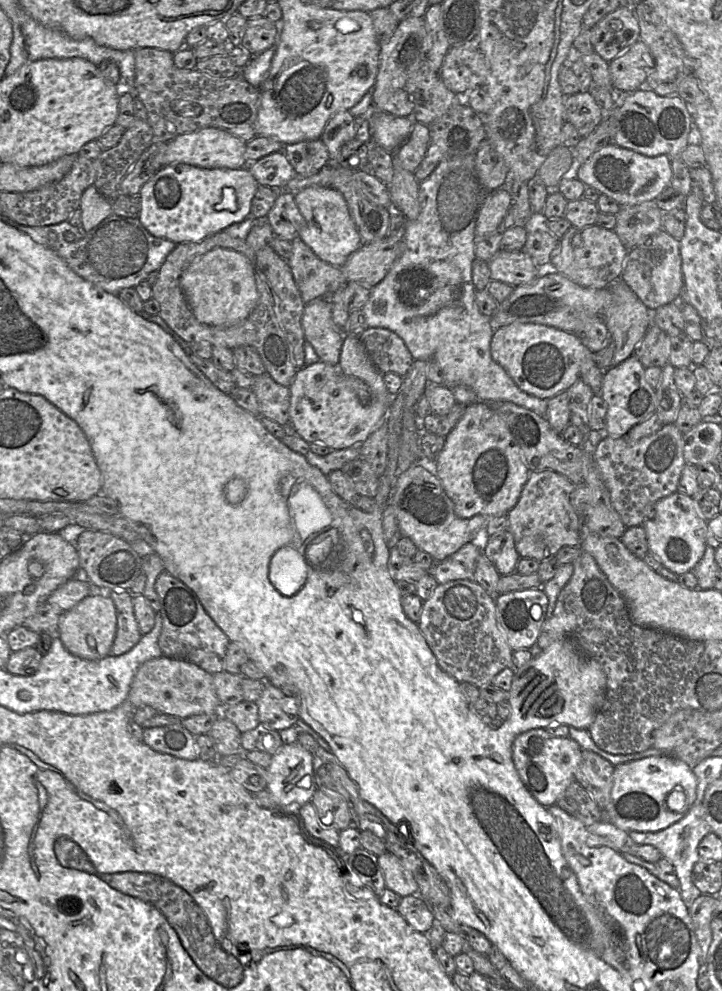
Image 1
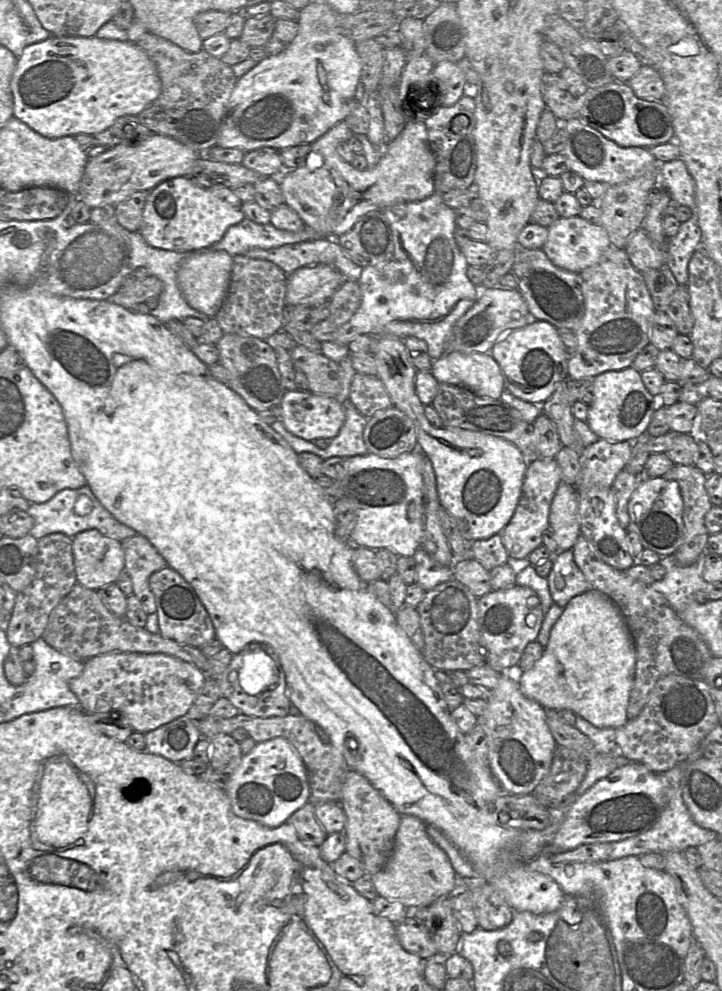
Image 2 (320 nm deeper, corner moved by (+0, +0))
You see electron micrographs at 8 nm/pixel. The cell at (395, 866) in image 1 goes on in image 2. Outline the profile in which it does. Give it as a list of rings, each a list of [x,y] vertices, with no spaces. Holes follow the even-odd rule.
[[[401,815],[393,850],[384,868],[369,877],[378,896],[401,902],[409,911],[426,907],[457,890],[457,875],[445,852],[433,842],[416,816]]]

